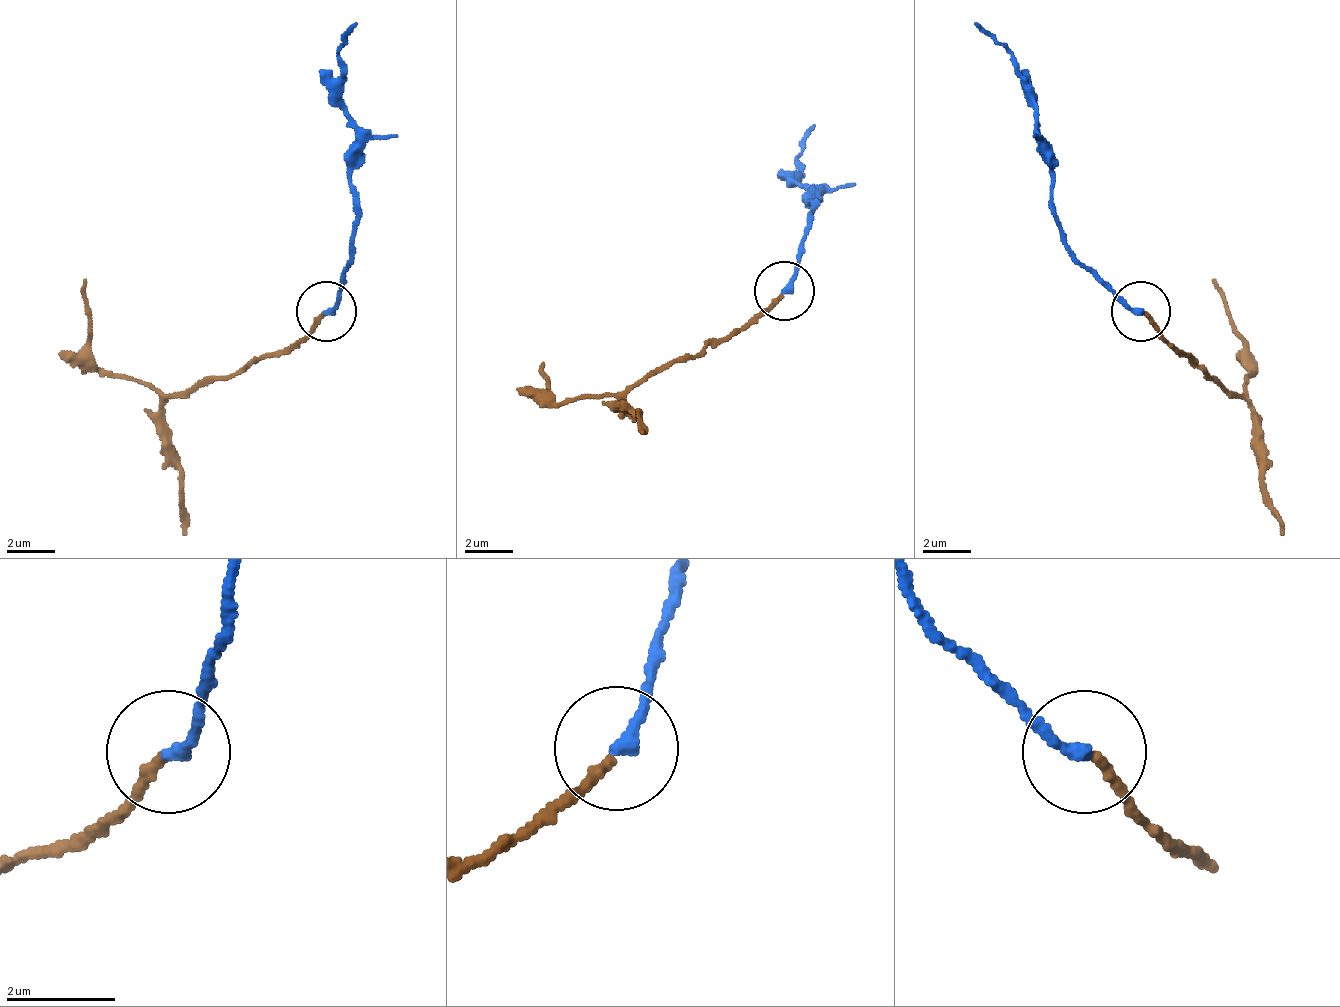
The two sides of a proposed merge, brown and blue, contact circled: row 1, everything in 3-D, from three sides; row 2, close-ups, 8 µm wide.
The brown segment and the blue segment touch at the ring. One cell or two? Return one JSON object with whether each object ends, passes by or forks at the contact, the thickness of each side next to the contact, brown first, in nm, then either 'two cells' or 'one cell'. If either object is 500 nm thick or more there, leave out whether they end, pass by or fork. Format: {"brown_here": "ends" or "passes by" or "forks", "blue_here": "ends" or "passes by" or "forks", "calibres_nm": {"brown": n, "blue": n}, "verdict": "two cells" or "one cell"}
{"brown_here": "ends", "blue_here": "ends", "calibres_nm": {"brown": 170, "blue": 240}, "verdict": "one cell"}

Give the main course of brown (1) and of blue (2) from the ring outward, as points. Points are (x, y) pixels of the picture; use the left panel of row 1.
1: (324, 313), (235, 378), (205, 378), (169, 396), (98, 366), (86, 277)
2: (324, 313), (354, 241), (348, 146), (354, 134), (342, 81), (342, 33), (354, 21)

